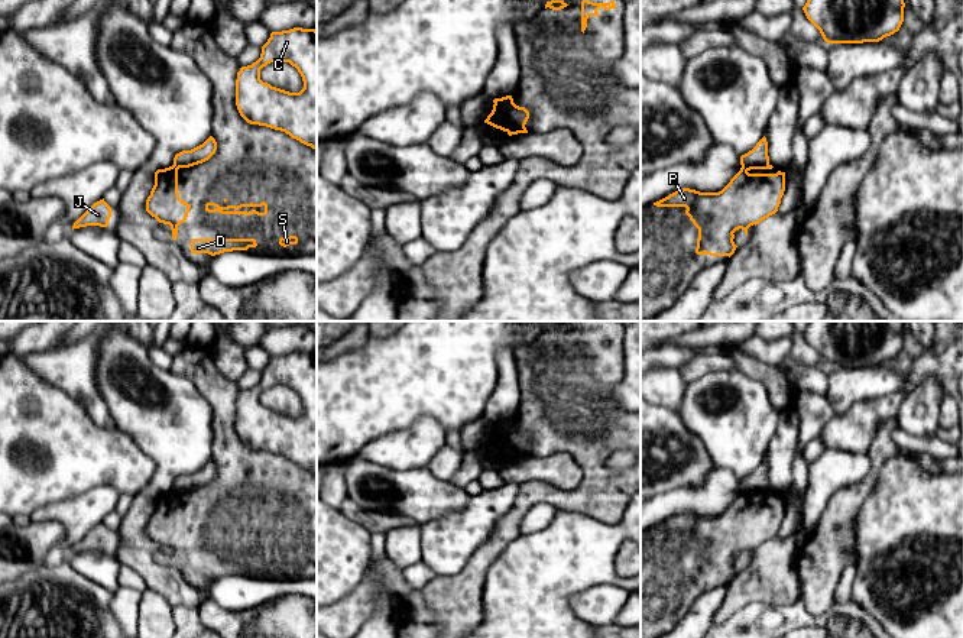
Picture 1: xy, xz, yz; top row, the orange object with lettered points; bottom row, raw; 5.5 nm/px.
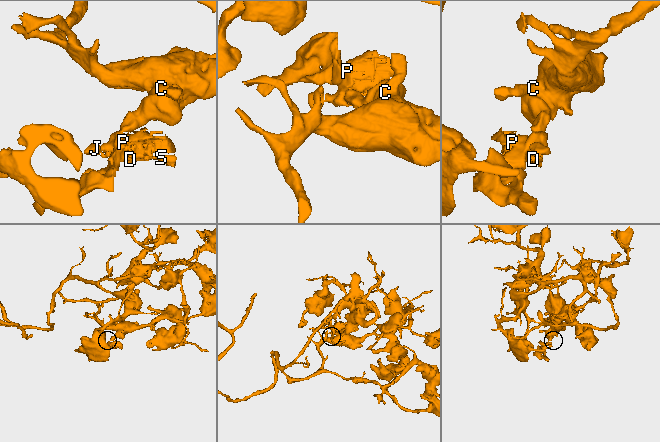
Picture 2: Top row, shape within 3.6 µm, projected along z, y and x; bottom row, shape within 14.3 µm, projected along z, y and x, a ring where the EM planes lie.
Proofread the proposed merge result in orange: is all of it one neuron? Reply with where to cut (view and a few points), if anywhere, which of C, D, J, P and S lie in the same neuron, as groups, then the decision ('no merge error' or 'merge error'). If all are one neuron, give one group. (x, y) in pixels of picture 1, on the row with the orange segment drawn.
cut in xz along (501, 99), (505, 106), (503, 120), (508, 130); C / D J P S; merge error

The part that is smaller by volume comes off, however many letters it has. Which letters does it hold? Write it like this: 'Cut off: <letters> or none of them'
Cut off: D, J, P, S

